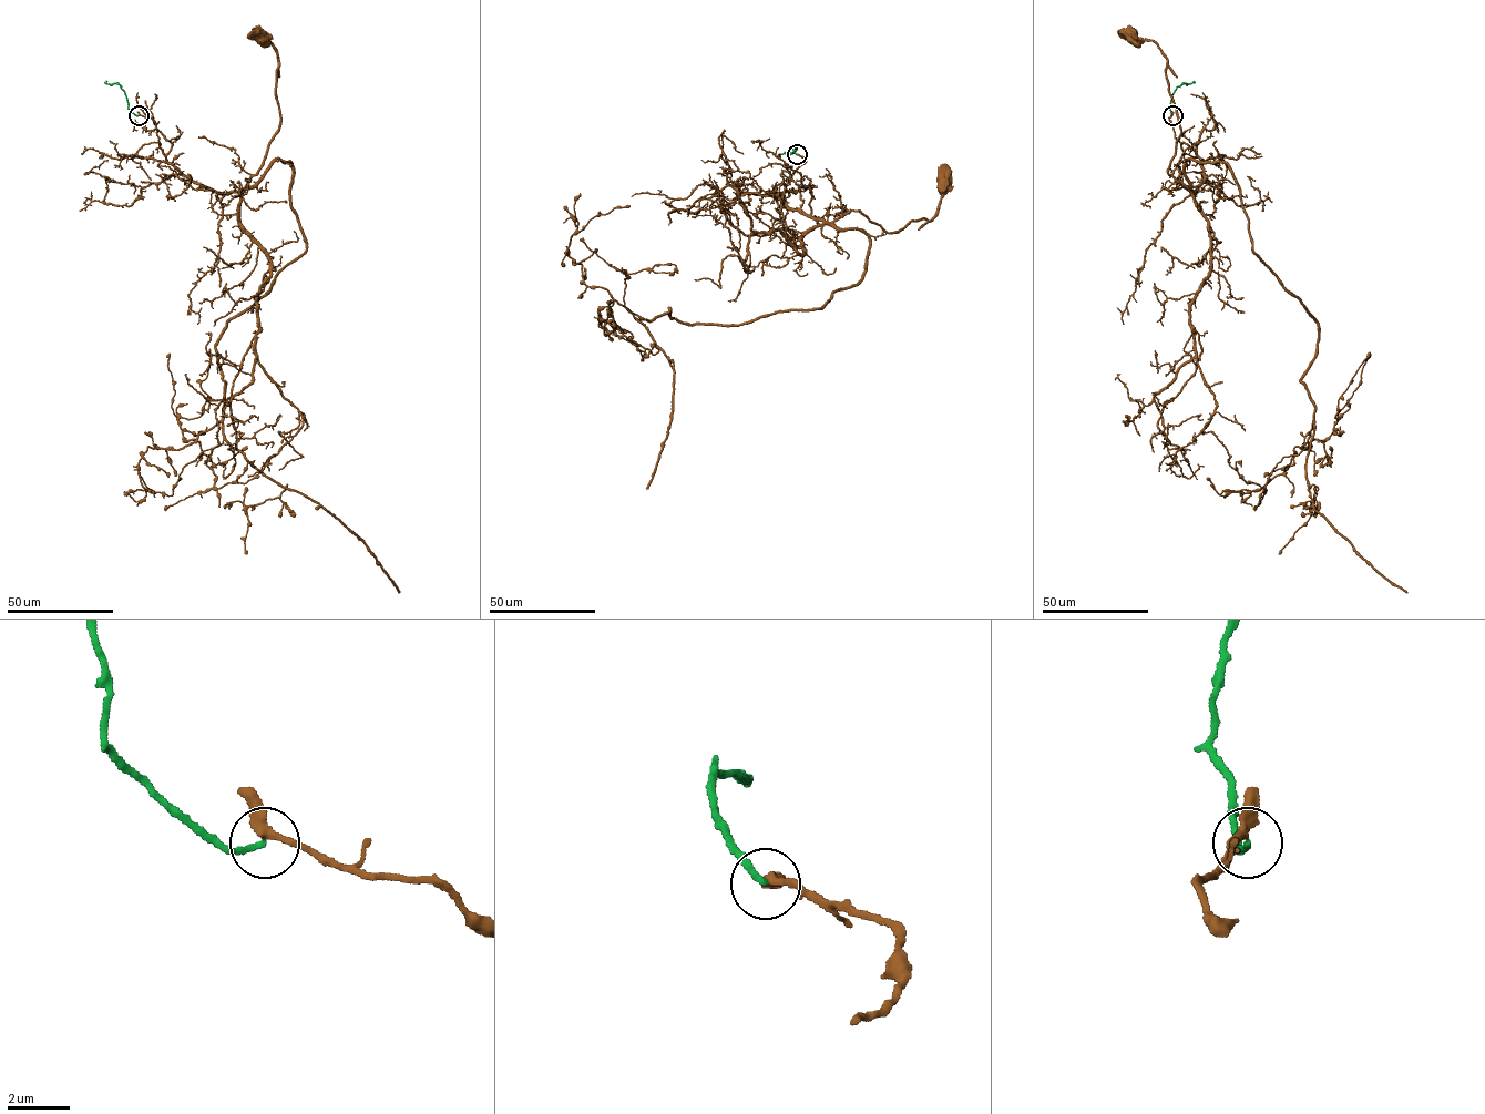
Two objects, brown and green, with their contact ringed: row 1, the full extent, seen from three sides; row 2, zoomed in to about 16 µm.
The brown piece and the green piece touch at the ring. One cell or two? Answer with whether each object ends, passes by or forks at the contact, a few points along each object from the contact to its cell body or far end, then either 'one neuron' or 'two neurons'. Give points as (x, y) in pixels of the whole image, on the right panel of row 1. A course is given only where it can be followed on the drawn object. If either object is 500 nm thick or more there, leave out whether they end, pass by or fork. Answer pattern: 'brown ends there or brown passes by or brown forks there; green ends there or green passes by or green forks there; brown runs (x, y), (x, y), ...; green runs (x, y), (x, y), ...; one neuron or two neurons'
brown passes by; green ends there; brown runs (1173, 114), (1175, 138), (1201, 161), (1194, 193), (1168, 171), (1180, 132), (1167, 57), (1130, 37); green runs (1173, 115), (1170, 102), (1176, 88), (1195, 82); two neurons

